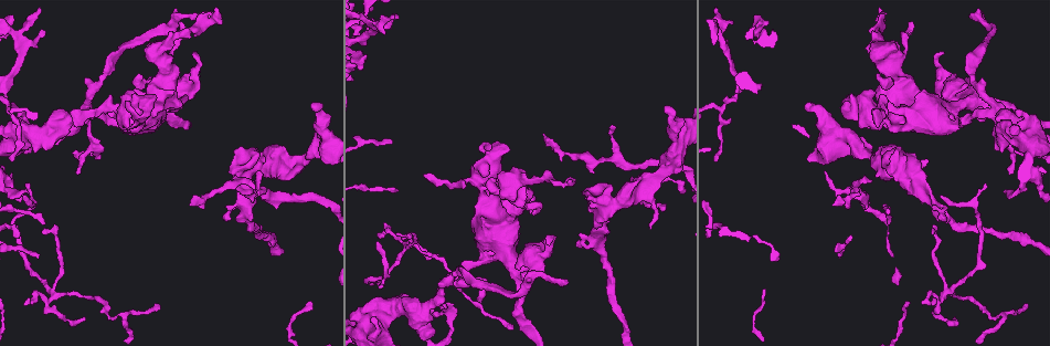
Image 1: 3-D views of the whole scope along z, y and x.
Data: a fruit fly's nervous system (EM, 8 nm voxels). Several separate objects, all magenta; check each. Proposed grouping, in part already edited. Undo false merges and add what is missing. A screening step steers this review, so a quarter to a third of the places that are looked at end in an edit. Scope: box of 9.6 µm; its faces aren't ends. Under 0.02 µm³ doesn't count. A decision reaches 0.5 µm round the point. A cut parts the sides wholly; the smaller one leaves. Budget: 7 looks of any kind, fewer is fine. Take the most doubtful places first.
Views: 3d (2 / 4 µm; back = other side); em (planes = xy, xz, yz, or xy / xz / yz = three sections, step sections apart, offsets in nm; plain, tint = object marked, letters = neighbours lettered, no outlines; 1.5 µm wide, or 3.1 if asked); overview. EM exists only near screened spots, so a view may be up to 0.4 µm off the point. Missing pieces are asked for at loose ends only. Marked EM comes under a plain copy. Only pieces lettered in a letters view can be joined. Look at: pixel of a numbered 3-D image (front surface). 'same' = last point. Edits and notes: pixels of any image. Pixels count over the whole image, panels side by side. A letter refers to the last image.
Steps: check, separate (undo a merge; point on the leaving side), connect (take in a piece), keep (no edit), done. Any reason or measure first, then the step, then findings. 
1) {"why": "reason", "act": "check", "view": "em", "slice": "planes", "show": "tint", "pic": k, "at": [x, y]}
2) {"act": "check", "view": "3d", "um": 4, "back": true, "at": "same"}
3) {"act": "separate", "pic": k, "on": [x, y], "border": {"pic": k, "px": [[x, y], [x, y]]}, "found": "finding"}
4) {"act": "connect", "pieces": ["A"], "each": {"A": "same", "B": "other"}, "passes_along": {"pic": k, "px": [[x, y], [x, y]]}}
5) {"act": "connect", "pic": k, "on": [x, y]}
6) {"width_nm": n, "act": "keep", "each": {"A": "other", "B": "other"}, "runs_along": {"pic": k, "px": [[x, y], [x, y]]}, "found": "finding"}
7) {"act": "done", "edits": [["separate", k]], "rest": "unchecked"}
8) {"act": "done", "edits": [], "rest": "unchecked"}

{"why": "free end", "act": "check", "view": "em", "slice": "planes", "show": "letters", "pic": 1, "at": [23, 197]}

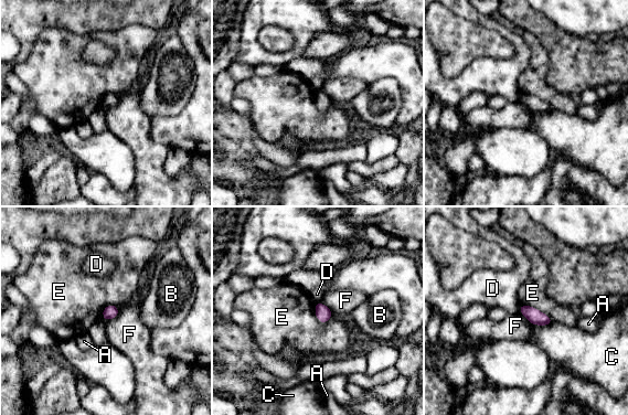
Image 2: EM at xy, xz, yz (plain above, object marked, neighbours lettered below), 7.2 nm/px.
{"act": "keep", "each": {"A": "other", "B": "other", "C": "other", "D": "other", "E": "other", "F": "other"}, "found": "none of them fits"}

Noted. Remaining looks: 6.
{"why": "abrupt turn", "act": "check", "view": "em", "slice": "xy", "step": 4, "show": "tint", "pic": 1, "at": [1002, 322]}

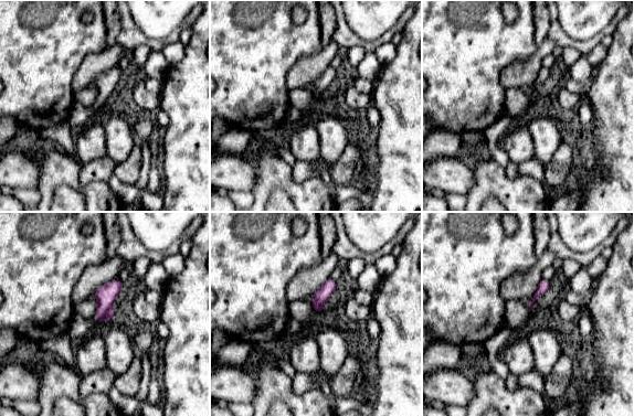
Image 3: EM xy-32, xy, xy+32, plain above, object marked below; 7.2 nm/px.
{"why": "cut it another way", "act": "check", "view": "em", "slice": "planes", "show": "letters", "at": "same"}

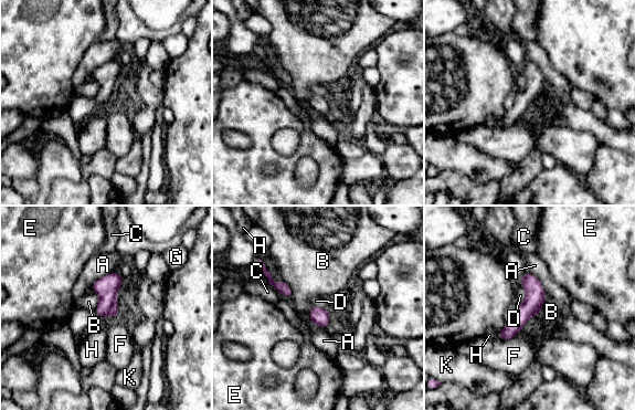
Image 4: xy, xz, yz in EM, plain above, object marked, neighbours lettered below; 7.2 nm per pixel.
{"width_nm": 130, "act": "keep", "each": {"A": "other", "B": "other", "C": "other", "D": "other", "E": "other", "F": "other", "G": "other", "H": "other", "K": "other"}, "runs_along": {"pic": 4, "px": [[533, 279], [533, 303], [500, 336]]}, "found": "all the same neuron"}

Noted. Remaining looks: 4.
{"why": "tapers out", "act": "check", "view": "em", "slice": "xy", "step": 4, "show": "letters", "pic": 1, "at": [824, 170]}

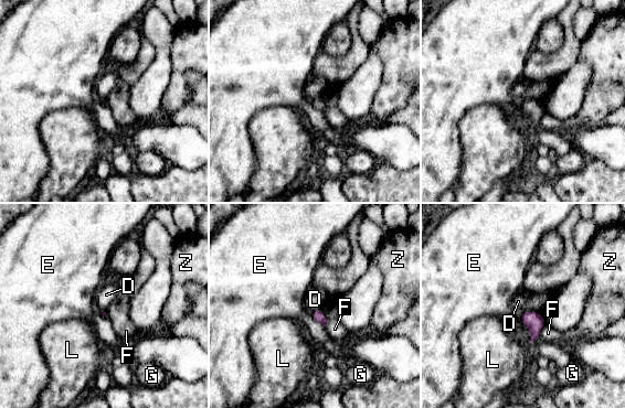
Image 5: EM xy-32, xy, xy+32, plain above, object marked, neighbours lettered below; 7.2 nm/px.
{"why": "another direction", "act": "check", "view": "em", "slice": "planes", "show": "letters", "at": "same"}

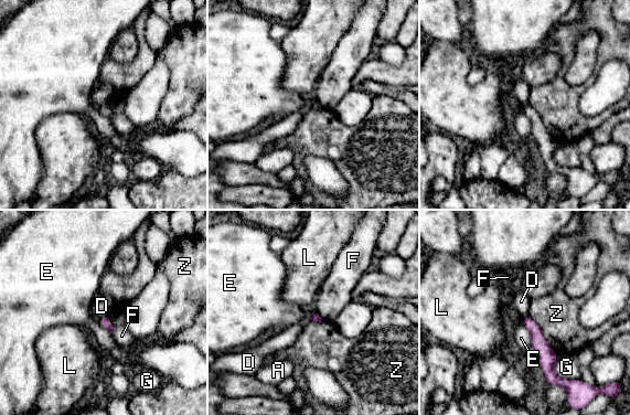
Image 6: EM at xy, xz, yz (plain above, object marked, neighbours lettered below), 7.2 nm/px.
{"longest_contact_nm": ["Z", 360], "act": "keep", "each": {"A": "other", "D": "other", "E": "other", "F": "other", "G": "other", "L": "other", "Z": "other"}, "found": "none of them fits"}

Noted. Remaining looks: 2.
{"act": "done", "edits": [], "rest": "unchecked"}

